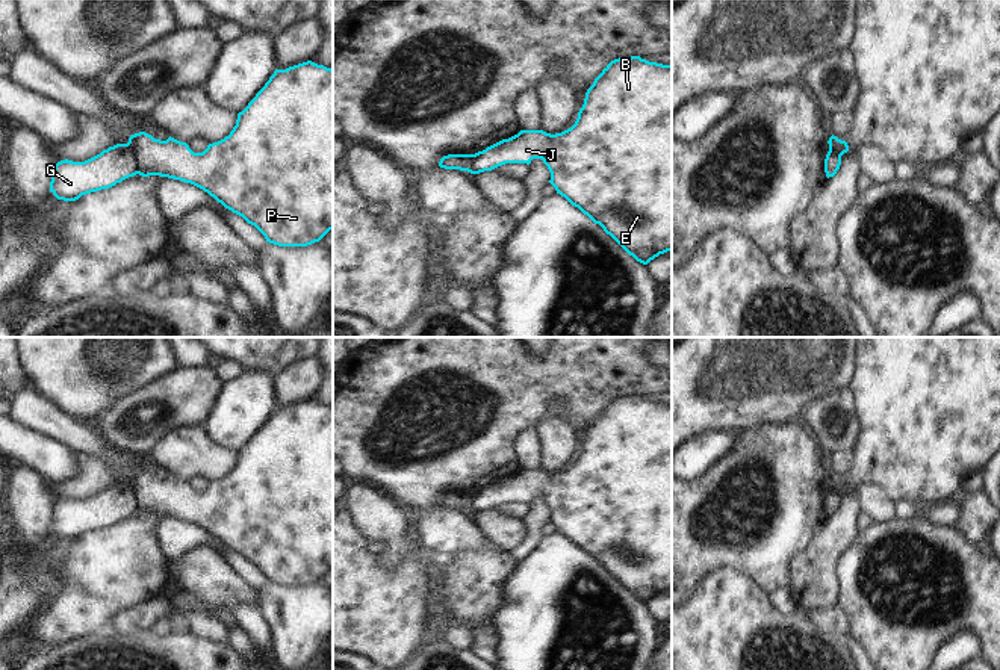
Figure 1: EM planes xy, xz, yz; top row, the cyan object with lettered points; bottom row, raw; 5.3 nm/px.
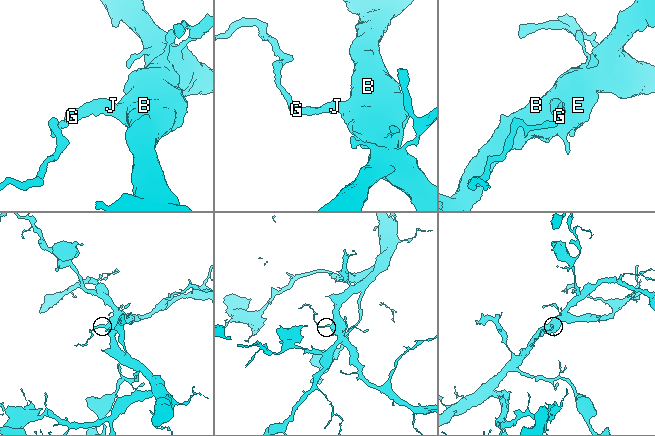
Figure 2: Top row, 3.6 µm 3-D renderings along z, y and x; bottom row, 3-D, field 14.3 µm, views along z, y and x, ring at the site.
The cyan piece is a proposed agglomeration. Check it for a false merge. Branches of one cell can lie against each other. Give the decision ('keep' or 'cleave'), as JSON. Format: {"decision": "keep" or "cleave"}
{"decision": "cleave"}

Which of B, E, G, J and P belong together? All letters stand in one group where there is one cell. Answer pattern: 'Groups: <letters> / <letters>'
Groups: B E J P / G

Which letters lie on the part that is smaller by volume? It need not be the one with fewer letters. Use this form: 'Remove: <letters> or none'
Remove: G

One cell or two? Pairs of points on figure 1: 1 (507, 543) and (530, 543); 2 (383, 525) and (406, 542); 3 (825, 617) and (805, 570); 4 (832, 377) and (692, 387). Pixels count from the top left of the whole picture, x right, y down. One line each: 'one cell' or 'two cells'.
1: two cells
2: one cell
3: two cells
4: one cell

